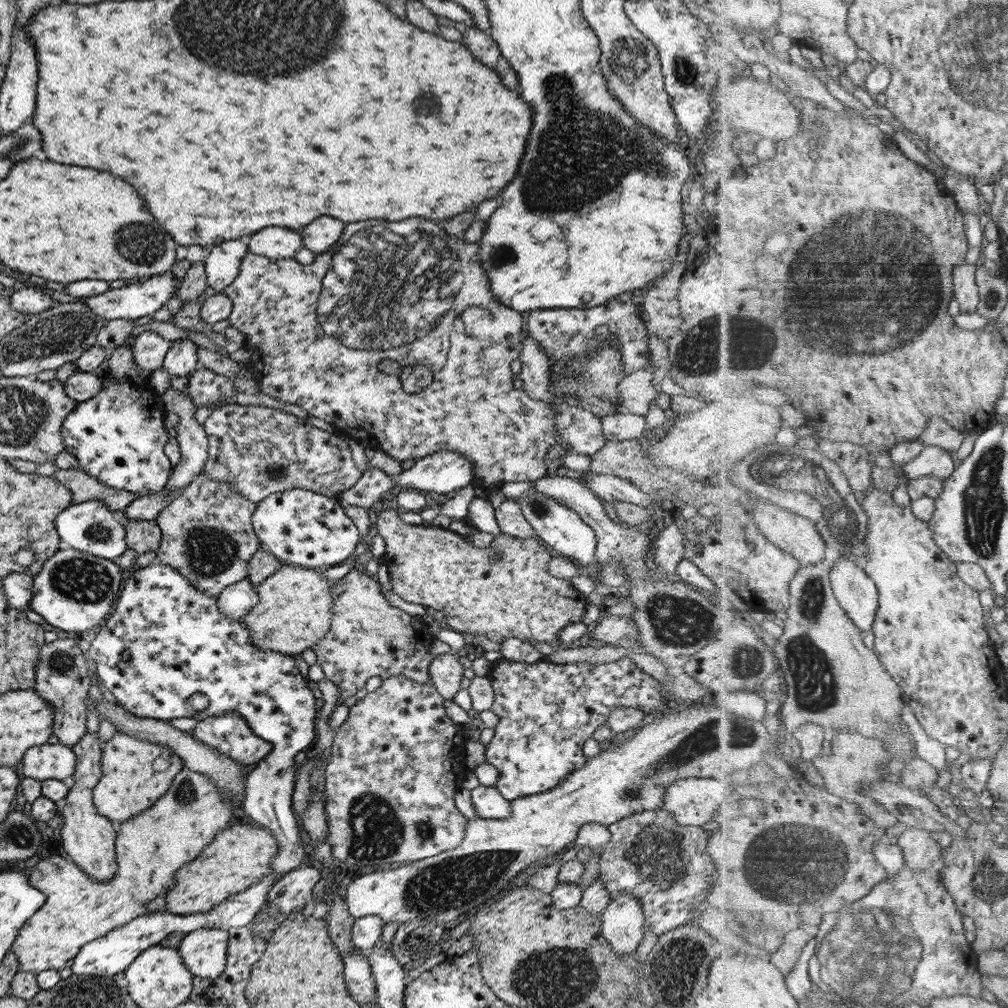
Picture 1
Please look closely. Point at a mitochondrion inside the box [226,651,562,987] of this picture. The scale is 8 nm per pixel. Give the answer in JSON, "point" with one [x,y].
{"point":[455,884]}

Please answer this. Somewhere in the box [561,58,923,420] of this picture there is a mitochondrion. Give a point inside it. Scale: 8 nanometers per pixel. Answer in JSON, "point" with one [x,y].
{"point":[691,356]}

